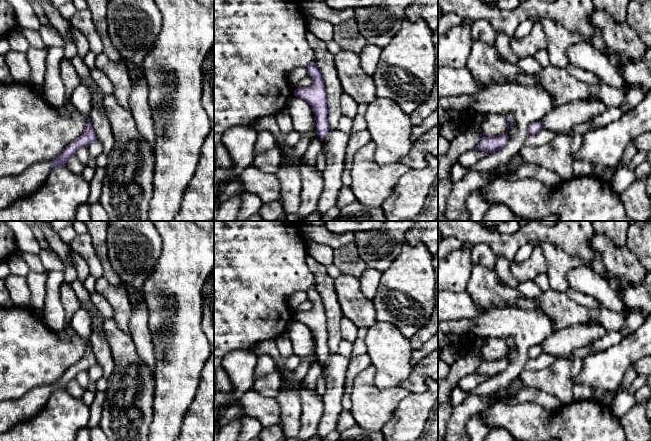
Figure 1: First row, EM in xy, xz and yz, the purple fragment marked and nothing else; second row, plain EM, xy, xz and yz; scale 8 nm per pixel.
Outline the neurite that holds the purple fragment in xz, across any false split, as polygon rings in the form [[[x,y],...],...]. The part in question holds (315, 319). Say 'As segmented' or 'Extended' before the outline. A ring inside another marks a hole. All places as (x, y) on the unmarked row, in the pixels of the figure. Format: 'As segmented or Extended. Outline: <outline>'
As segmented. Outline: [[[314,285],[306,291],[306,294],[313,307],[308,312],[294,314],[294,320],[305,324],[311,330],[315,338],[316,357],[322,363],[330,353],[327,345],[326,313],[320,294]]]

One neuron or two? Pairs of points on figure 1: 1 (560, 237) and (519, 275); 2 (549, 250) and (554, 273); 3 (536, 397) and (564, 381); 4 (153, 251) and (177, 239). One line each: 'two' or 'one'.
1: two
2: one
3: two
4: two

